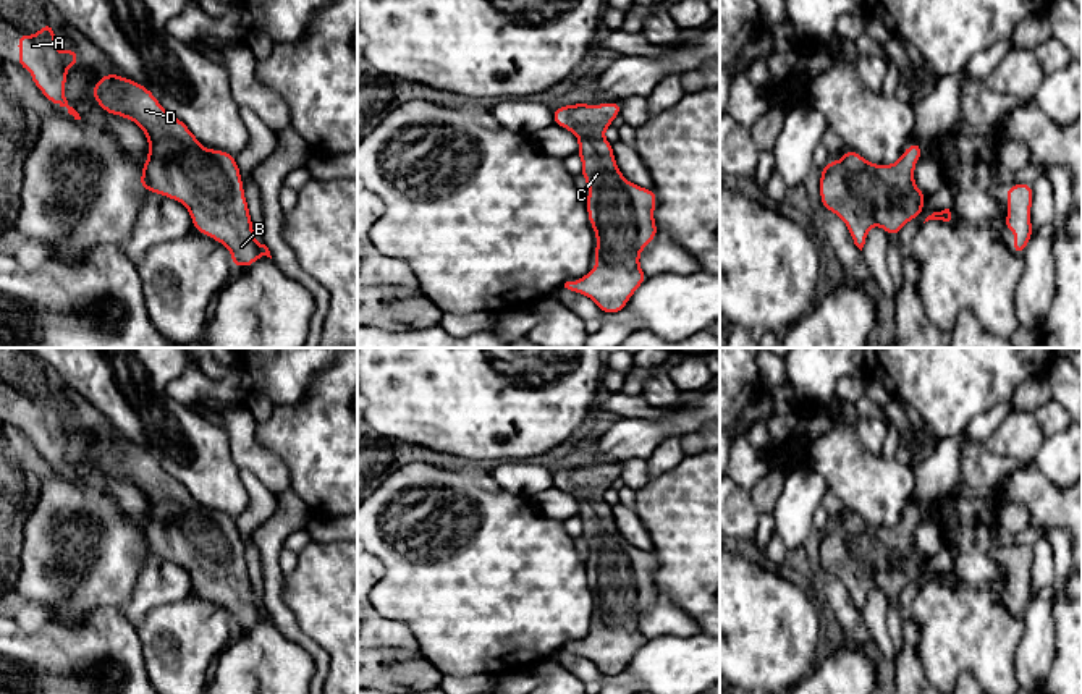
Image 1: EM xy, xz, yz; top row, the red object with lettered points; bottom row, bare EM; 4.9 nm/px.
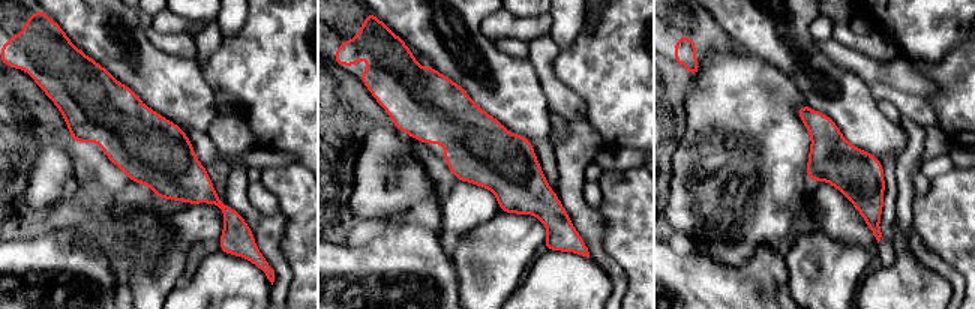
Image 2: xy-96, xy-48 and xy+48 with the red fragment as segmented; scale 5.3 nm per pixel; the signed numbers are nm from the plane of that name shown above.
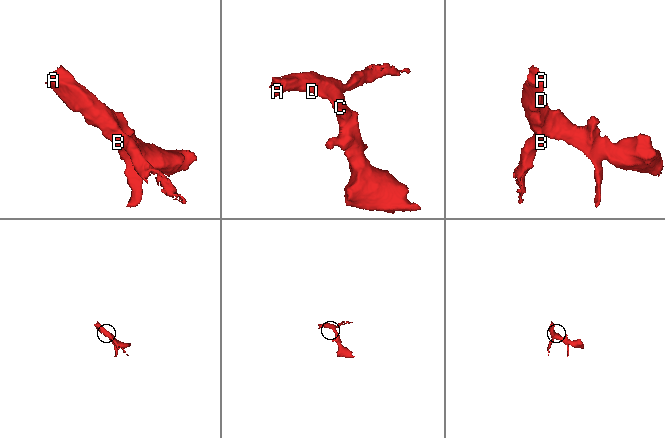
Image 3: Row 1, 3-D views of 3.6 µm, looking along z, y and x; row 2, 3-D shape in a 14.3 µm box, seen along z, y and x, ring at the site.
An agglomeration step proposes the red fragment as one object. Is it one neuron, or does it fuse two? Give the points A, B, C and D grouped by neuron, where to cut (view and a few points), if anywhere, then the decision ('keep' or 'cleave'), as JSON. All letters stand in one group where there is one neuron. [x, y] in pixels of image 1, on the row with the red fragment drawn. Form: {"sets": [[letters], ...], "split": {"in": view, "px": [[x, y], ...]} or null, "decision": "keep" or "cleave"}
{"sets": [["A", "B", "C", "D"]], "split": null, "decision": "keep"}

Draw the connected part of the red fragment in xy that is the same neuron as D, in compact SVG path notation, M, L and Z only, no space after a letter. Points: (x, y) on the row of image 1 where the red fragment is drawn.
M116 73L102 76L91 91L94 100L108 113L139 125L149 141L139 186L181 202L191 215L192 226L230 249L233 267L251 267L259 257L272 259L265 244L254 239L254 226L246 202L236 157L225 150L205 149L191 129L142 84Z

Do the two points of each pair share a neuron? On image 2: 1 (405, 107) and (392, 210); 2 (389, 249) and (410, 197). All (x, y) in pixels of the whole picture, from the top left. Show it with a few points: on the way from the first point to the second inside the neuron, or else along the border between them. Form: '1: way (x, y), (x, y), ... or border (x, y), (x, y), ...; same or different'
1: border (393, 125), (417, 143); different
2: border (432, 222), (402, 222), (387, 227); different

